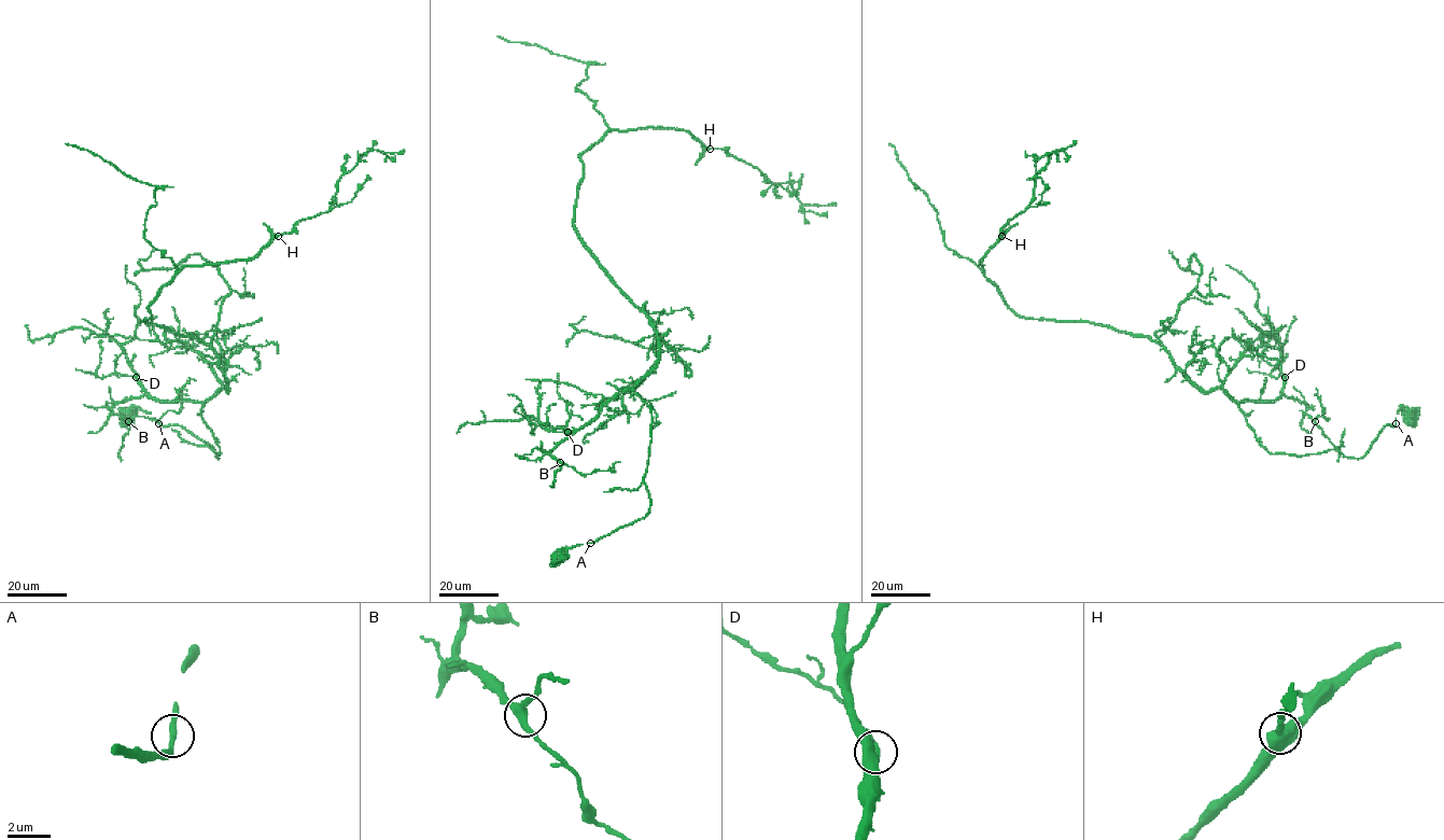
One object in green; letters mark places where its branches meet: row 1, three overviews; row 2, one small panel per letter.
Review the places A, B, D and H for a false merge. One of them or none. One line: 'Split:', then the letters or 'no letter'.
Split: no letter

